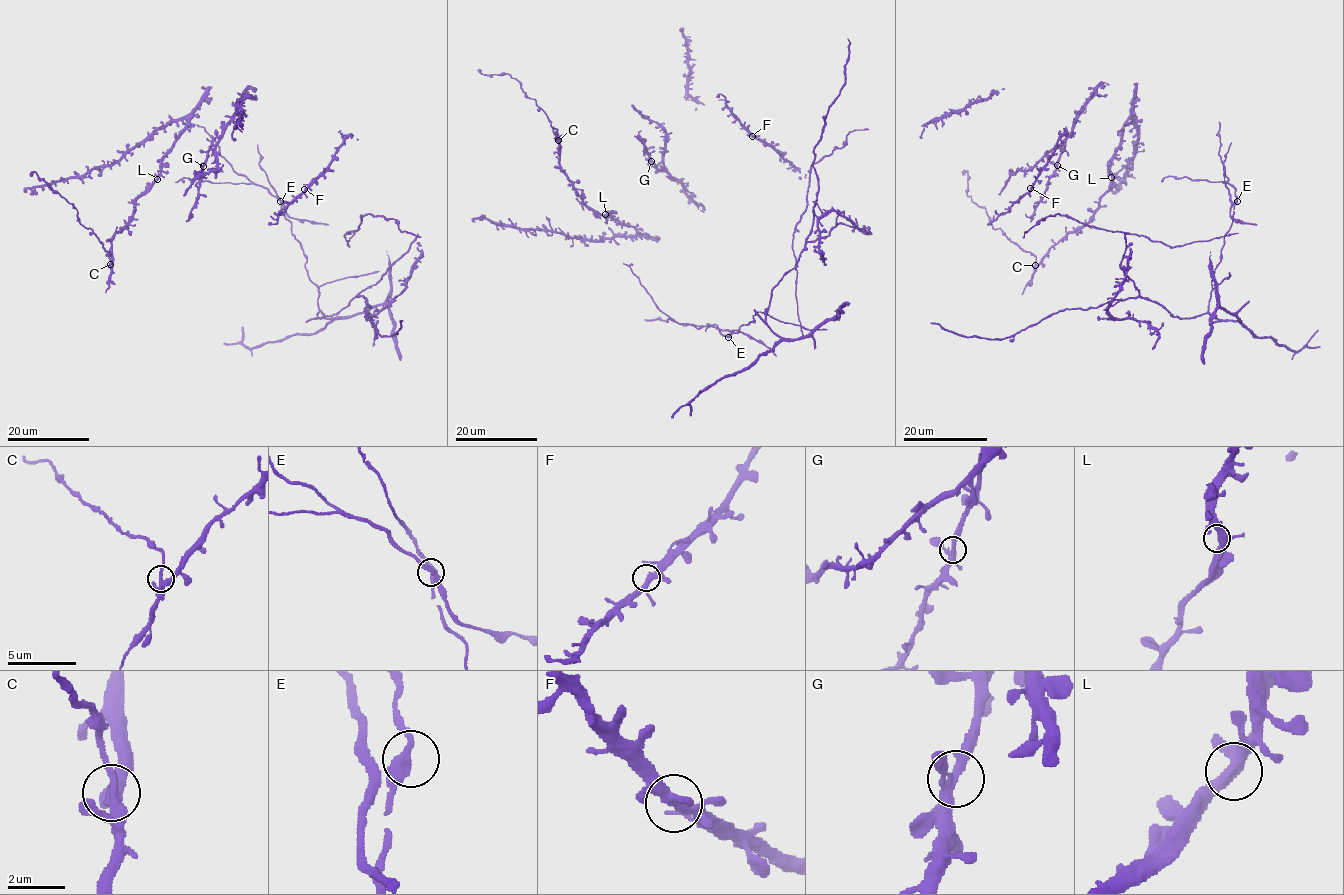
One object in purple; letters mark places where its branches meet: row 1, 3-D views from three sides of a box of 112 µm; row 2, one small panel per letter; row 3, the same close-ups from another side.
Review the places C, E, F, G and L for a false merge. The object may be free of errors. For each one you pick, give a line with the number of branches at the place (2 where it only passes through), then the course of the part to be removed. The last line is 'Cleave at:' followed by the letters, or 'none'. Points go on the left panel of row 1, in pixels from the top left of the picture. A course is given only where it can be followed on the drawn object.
C: Branches: 4. Course of the part to remove: (110, 264), (109, 255), (91, 228), (79, 222), (77, 210), (71, 203), (35, 172), (29, 173)
Cleave at: C

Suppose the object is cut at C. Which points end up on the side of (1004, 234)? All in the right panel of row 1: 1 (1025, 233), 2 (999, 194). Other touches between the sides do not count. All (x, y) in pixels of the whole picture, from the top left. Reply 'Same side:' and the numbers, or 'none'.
Same side: none

